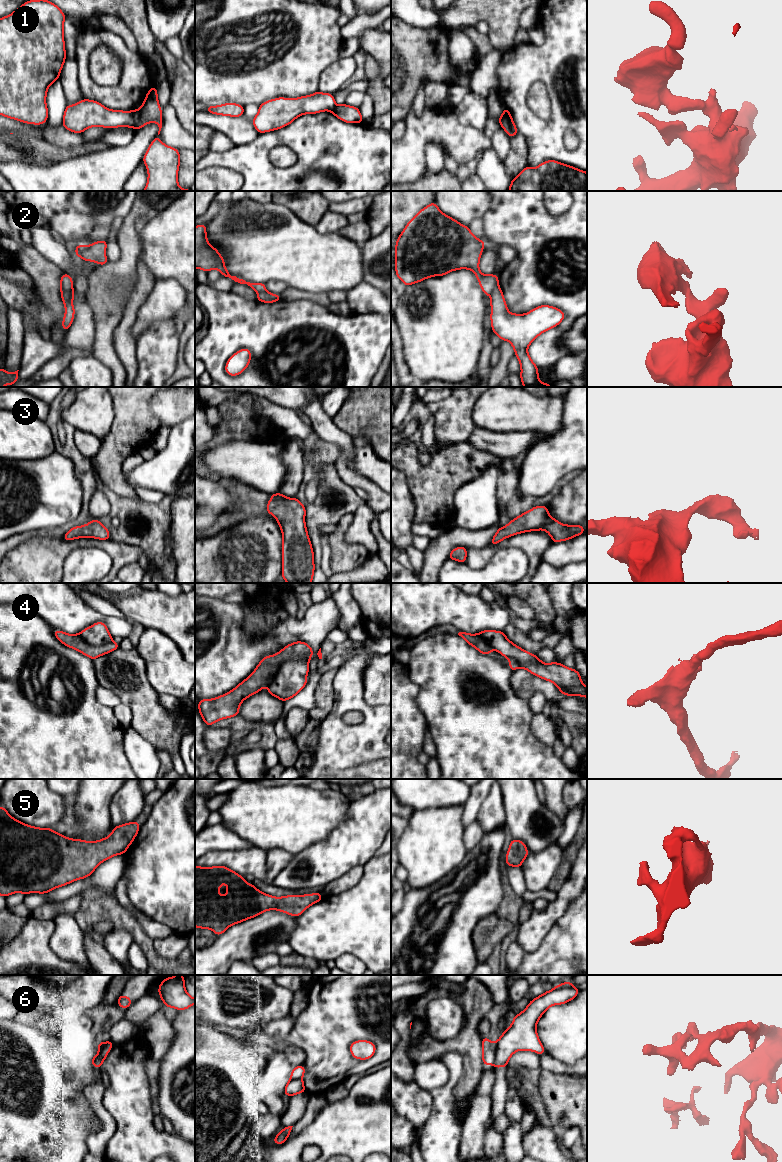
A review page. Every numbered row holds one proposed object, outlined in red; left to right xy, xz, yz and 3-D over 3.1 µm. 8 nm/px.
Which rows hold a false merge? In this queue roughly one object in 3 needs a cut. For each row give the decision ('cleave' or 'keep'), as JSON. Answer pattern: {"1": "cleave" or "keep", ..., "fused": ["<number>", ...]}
{"1": "cleave", "2": "cleave", "3": "keep", "4": "cleave", "5": "keep", "6": "cleave", "fused": ["1", "2", "4", "6"]}

